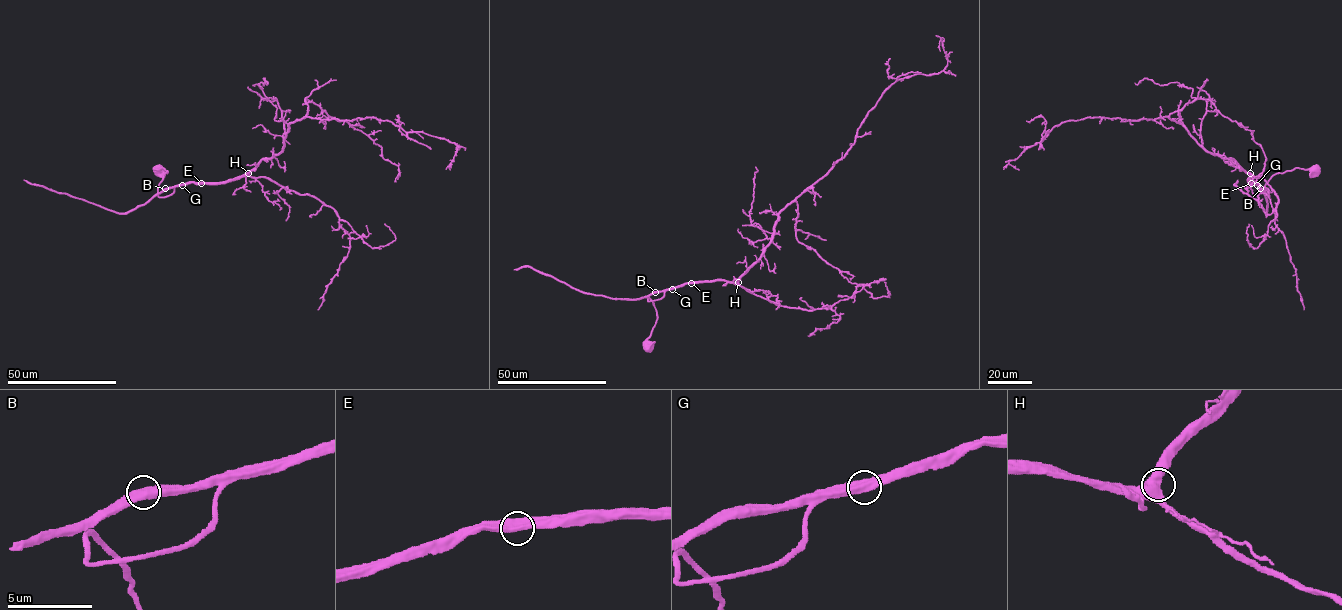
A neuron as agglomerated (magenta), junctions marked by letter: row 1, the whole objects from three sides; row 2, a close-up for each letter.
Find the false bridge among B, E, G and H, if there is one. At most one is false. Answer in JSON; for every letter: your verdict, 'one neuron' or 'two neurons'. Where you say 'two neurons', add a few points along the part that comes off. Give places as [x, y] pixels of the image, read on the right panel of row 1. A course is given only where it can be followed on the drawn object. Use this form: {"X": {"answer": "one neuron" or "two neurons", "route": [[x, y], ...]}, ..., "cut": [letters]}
{"B": {"answer": "one neuron"}, "E": {"answer": "one neuron"}, "G": {"answer": "one neuron"}, "H": {"answer": "one neuron"}, "cut": []}

